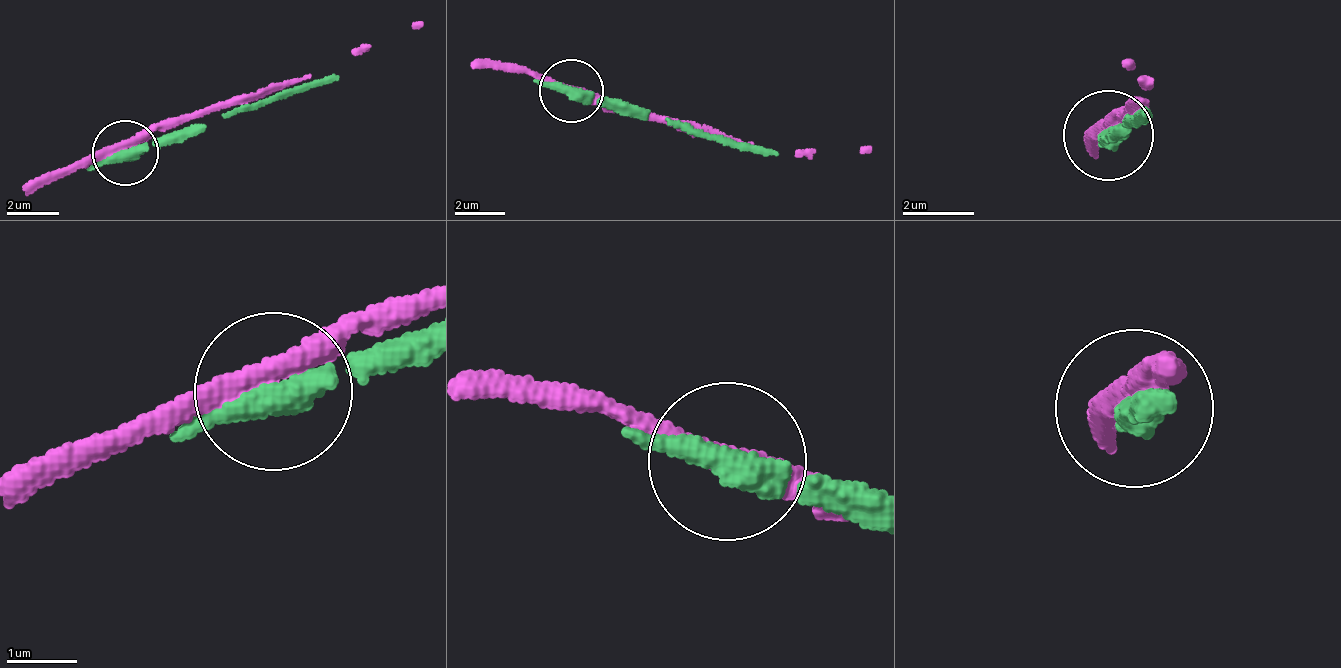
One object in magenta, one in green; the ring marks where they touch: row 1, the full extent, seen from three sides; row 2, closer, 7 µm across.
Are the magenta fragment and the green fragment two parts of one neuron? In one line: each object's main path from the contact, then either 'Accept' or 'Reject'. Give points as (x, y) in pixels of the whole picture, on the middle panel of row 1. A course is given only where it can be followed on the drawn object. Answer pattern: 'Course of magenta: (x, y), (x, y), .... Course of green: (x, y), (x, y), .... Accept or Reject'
Course of magenta: (570, 92), (718, 141), (799, 156), (869, 150). Course of green: (570, 92), (634, 105), (663, 120), (776, 153). Reject

